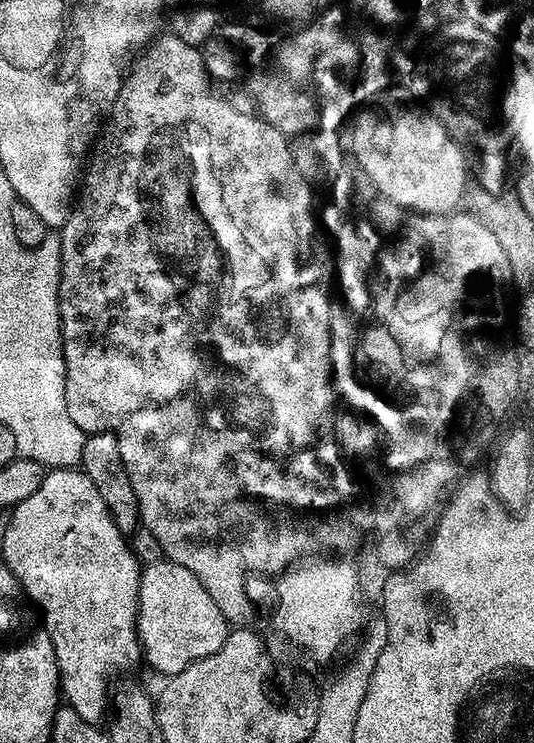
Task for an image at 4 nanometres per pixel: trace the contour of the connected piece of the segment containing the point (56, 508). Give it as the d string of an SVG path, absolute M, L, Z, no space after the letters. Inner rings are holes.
M79 467L74 468L54 468L45 471L44 481L38 490L30 498L26 498L21 504L11 509L12 517L8 520L8 525L4 528L4 552L2 558L10 566L10 570L15 574L16 581L27 599L38 609L42 617L44 629L50 634L54 654L58 658L58 670L60 671L60 691L67 707L78 710L86 722L96 724L104 716L104 707L107 709L110 704L110 691L108 692L108 679L116 676L119 672L124 672L127 668L132 668L142 660L140 650L140 638L136 634L136 615L138 614L138 590L140 589L140 573L142 564L137 559L132 550L131 543L126 539L125 533L118 530L110 510L106 510L106 502L102 502L102 494L98 494L98 486L90 482L90 478Z

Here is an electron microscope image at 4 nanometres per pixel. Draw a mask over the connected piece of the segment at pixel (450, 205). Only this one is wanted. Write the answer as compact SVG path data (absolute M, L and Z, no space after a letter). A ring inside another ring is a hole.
M388 100L385 104L373 103L373 108L368 108L356 120L356 125L352 128L352 148L350 144L350 152L357 162L362 166L362 170L366 170L366 174L370 174L370 182L374 182L377 193L387 203L397 204L403 208L409 208L411 212L425 212L431 216L447 216L449 212L455 212L461 207L461 200L464 197L464 187L470 180L470 164L464 161L465 149L462 147L461 141L457 140L431 112L423 107L415 106L411 108L408 104L403 104L400 100Z

